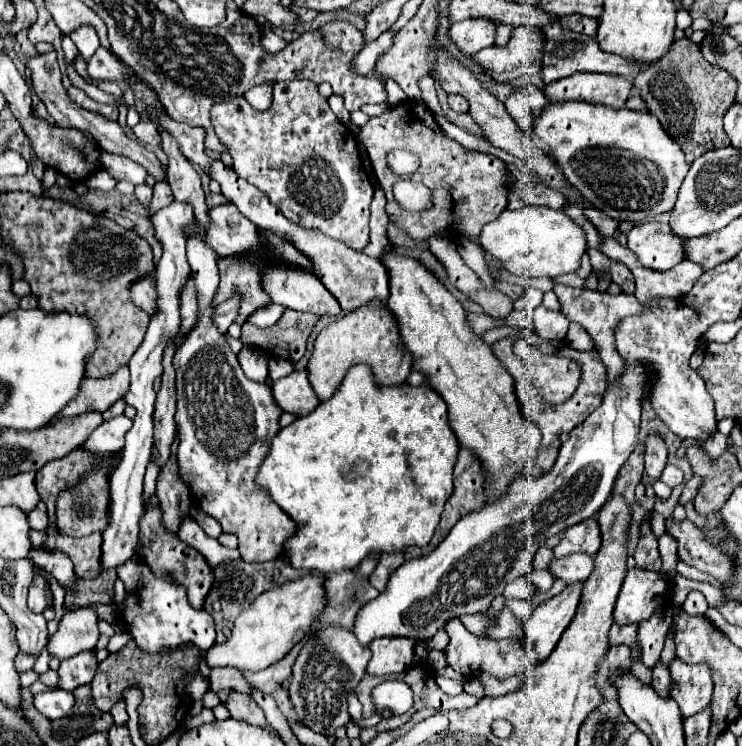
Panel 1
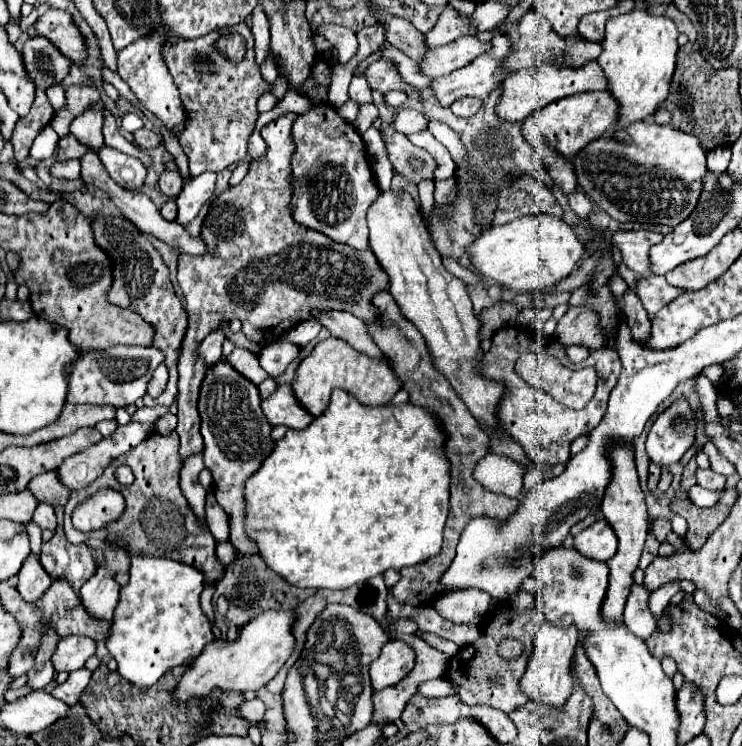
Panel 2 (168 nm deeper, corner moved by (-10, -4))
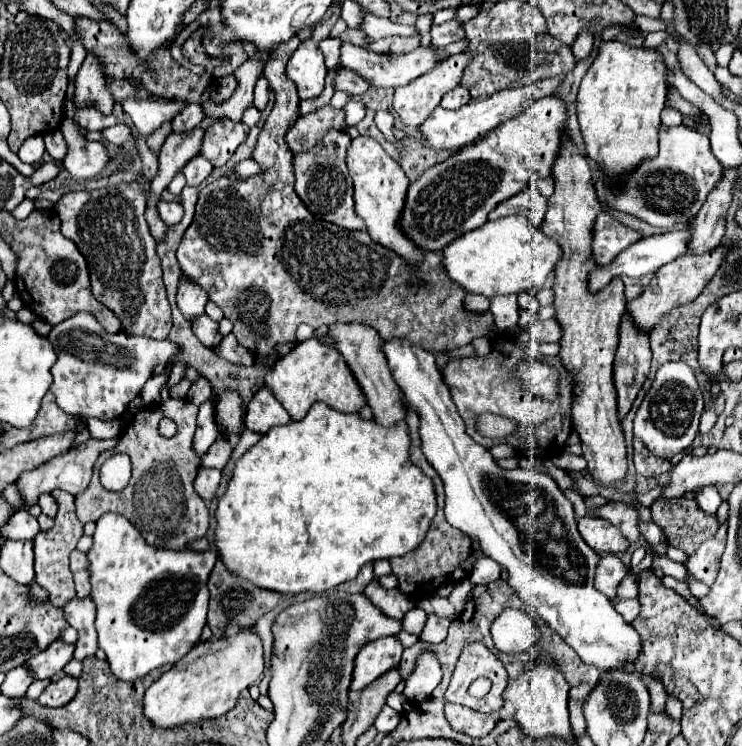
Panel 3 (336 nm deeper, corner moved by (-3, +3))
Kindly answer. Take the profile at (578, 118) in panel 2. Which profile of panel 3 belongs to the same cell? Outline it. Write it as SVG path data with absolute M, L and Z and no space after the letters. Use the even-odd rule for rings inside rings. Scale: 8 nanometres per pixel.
M545 96L519 116L493 128L479 142L467 144L447 160L427 168L407 190L399 222L401 230L417 248L441 252L461 234L479 228L497 204L525 190L531 174L535 178L547 178L551 174L565 126L565 102L555 96Z

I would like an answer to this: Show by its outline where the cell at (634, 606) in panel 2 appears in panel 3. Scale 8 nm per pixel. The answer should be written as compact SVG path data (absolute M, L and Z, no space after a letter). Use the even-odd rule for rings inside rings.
M611 554L603 556L601 562L597 564L597 574L595 574L597 590L601 590L601 594L605 594L607 598L615 598L617 586L627 572L629 570L621 564L617 556L611 556Z

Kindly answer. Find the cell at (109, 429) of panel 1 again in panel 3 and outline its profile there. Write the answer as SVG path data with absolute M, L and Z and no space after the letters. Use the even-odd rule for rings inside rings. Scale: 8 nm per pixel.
M115 438L113 440L89 440L89 442L85 442L85 444L69 450L65 454L59 454L57 458L51 458L49 462L41 464L39 468L21 474L21 478L17 478L17 482L15 482L17 488L19 488L19 492L21 492L21 498L23 498L21 508L29 510L31 506L35 506L37 498L41 494L45 494L45 492L65 490L65 492L69 492L73 496L79 494L79 492L83 492L89 486L89 482L91 482L91 472L93 472L93 464L95 464L97 456L101 452L105 452L105 450L113 450L115 444L117 444Z

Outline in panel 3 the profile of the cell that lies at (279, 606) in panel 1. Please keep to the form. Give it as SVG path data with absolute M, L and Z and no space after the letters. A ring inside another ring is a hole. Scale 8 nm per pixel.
M253 630L235 636L199 642L185 658L173 664L157 682L153 682L143 698L145 718L159 728L177 728L207 718L219 718L233 710L241 690L253 686L263 674L263 646Z

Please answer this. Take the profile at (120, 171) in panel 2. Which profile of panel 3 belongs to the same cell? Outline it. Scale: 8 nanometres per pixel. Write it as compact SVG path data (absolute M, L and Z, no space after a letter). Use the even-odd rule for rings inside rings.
M64 119L61 123L61 132L67 142L67 154L63 158L63 168L69 172L69 176L77 180L85 180L105 170L109 162L109 154L100 142L91 142L82 138L78 129L79 124L73 120Z

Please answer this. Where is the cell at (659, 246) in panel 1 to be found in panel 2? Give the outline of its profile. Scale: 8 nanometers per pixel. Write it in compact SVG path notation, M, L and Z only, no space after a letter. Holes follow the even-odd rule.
M638 229L638 231L618 231L612 241L616 247L620 247L624 263L646 279L654 275L652 269L648 269L648 265L652 265L652 261L648 261L648 253L652 245L660 243L662 239L664 235L660 231Z

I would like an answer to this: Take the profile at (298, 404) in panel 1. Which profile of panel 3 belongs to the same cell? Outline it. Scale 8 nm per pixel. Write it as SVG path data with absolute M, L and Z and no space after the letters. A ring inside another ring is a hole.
M259 388L259 392L247 404L245 428L253 432L265 434L273 426L289 424L289 422L291 422L291 416L283 410L283 406L277 402L277 398L267 388Z

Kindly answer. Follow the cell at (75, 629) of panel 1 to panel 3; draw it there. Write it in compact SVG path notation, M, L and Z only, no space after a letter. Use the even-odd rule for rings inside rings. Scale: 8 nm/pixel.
M55 640L49 644L47 650L41 654L29 658L25 662L25 668L31 672L33 680L45 680L55 676L63 666L73 658L73 644L65 644L61 640Z

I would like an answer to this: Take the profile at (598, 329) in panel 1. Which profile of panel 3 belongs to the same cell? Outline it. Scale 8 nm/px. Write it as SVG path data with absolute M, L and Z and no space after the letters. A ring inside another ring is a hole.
M551 318L551 320L545 320L545 322L533 324L533 328L529 326L529 334L533 338L537 338L539 342L557 342L561 338L561 328L559 328L557 320Z

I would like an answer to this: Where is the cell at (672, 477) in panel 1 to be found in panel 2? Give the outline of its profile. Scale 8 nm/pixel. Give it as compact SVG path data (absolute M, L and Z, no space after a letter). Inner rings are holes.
M692 485L692 487L688 489L688 497L690 497L698 507L712 507L712 505L716 505L720 493L706 491L706 489L700 487L700 485Z

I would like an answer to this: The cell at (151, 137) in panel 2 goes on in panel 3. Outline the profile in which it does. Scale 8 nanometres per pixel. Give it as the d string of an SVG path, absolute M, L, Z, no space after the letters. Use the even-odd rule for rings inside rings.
M117 124L117 126L111 126L111 128L103 130L101 134L103 134L103 138L105 138L107 142L111 142L111 144L115 144L115 146L121 146L121 144L129 138L131 128L125 126L125 124Z

